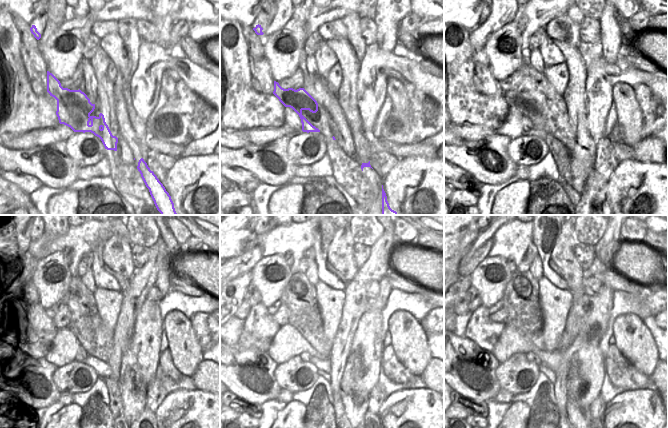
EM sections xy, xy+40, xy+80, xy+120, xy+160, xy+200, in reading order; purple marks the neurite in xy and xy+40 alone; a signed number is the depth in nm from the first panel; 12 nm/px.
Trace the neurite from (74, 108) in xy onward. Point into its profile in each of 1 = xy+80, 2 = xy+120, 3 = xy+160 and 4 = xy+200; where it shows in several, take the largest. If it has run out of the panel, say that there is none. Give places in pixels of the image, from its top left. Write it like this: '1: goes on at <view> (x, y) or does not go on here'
1: goes on at xy+80 (520, 99)
2: goes on at xy+120 (63, 316)
3: goes on at xy+160 (284, 313)
4: goes on at xy+200 (506, 317)

